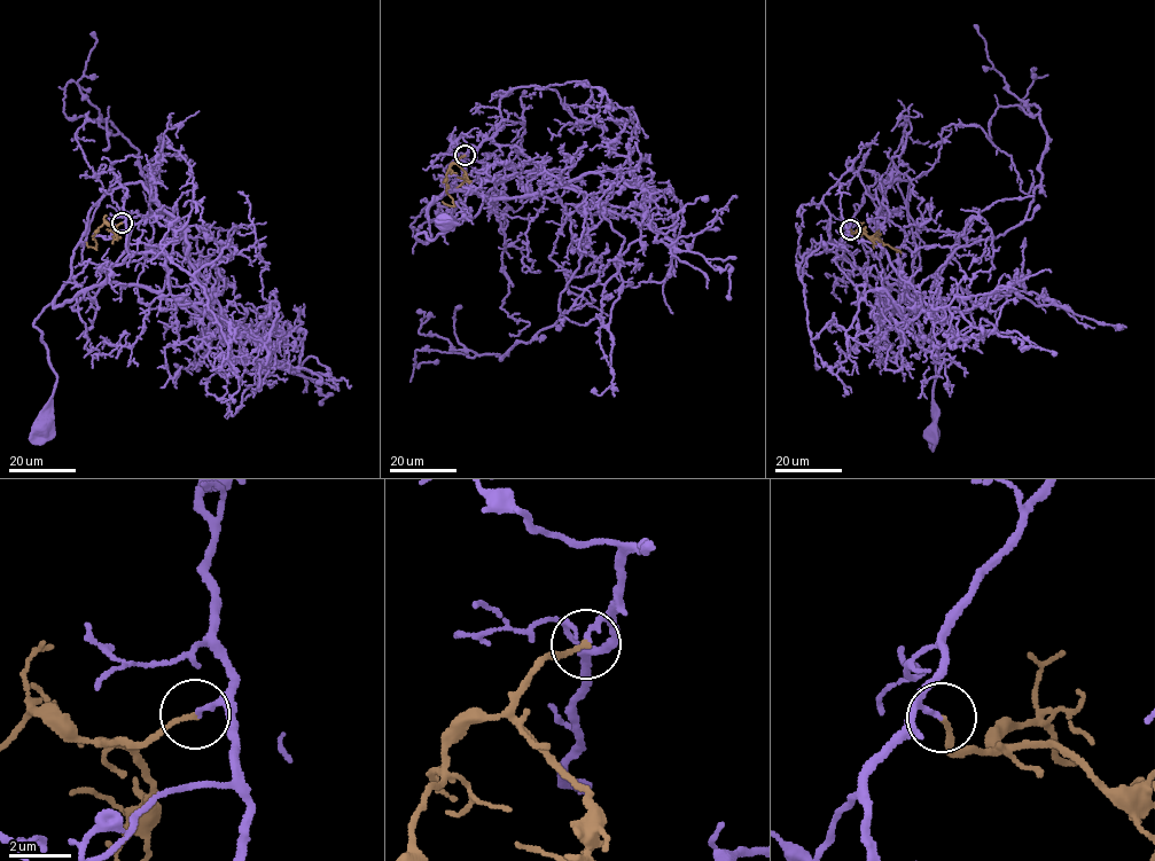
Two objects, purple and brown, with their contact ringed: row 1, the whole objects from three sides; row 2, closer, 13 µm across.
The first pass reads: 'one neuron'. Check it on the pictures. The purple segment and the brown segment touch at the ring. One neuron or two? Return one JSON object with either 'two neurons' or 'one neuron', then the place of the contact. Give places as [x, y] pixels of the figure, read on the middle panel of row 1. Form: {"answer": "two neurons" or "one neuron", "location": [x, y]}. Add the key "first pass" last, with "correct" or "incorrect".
{"answer": "one neuron", "location": [465, 155], "first pass": "correct"}

